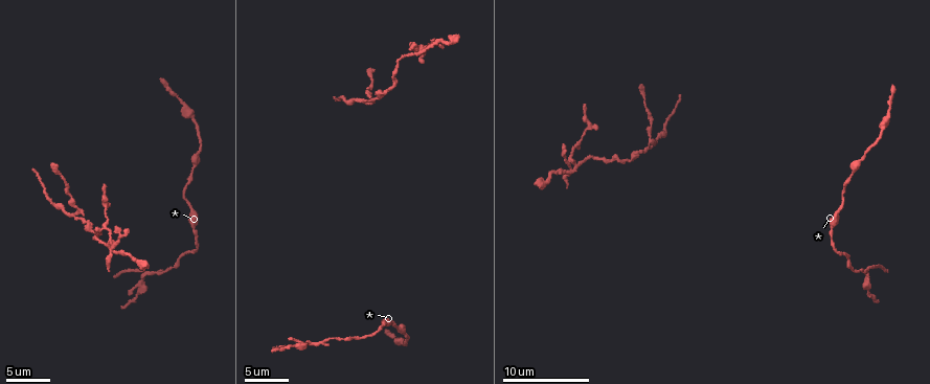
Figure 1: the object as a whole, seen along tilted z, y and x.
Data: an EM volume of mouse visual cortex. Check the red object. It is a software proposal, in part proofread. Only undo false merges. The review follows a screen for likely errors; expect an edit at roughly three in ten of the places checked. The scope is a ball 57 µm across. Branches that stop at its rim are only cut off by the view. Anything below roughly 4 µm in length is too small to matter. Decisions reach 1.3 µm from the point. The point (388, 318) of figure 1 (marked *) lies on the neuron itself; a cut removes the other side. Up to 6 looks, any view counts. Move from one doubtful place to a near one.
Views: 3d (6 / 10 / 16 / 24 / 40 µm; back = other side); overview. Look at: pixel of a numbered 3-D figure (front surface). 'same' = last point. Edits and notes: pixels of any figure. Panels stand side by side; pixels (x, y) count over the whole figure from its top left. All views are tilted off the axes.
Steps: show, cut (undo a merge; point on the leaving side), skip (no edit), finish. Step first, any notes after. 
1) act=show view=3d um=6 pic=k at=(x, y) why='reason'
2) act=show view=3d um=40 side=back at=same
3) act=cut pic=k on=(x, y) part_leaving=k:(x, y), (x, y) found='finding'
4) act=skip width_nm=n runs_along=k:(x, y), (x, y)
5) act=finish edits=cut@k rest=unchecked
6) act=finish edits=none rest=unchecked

act=show view=3d um=16 pic=1 at=(144, 274) why='two arms in line, one across'

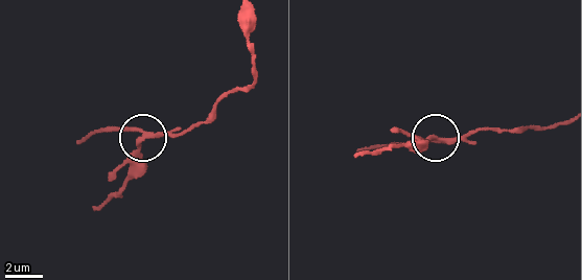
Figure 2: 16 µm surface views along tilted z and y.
act=show view=3d um=16 side=back pic=2 at=(434, 140)

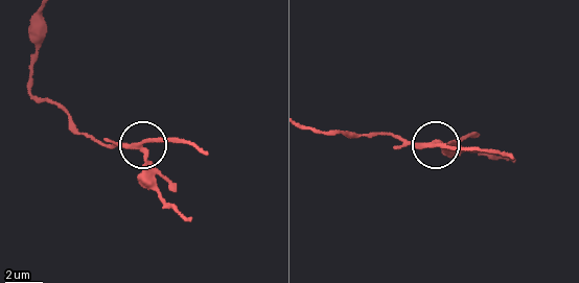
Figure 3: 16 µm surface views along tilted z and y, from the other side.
act=cut pic=3 on=(145, 165) arms=3 part_leaving=3:(130, 148), (144, 156), (149, 187), (191, 221) found='a second neuron is stuck on'

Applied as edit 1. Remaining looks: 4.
act=show view=overview

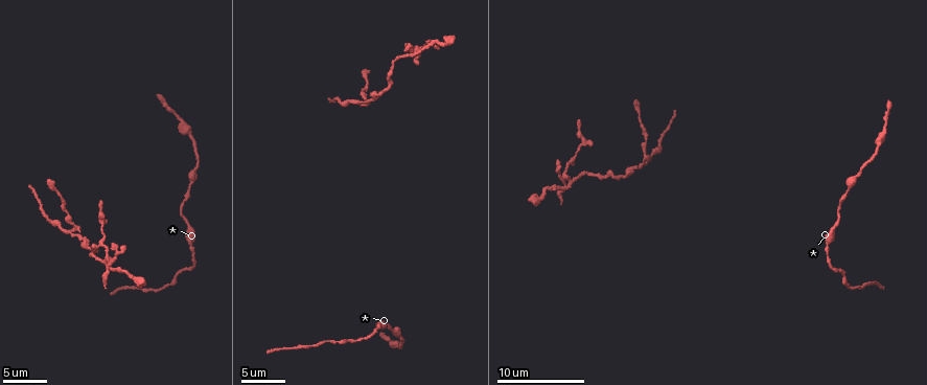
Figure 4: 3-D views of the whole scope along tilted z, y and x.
act=show view=3d um=6 pic=4 at=(646, 158)

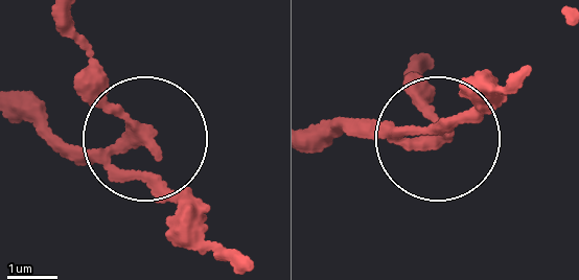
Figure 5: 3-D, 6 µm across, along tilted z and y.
act=cut pic=5 on=(88, 79) width_nm=200 part_leaving=5:(137, 127), (70, 9) found='two neurons meet here'

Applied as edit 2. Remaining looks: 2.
act=show view=overview why='see it whole again'

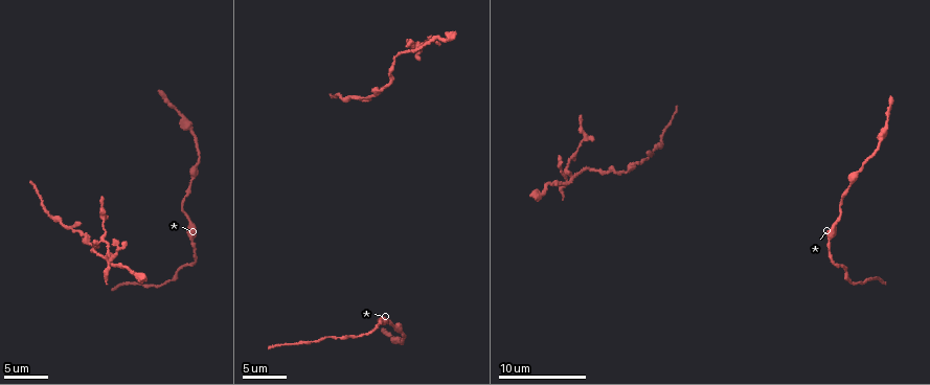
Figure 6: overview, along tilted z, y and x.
act=show view=3d um=6 pic=6 at=(565, 177)

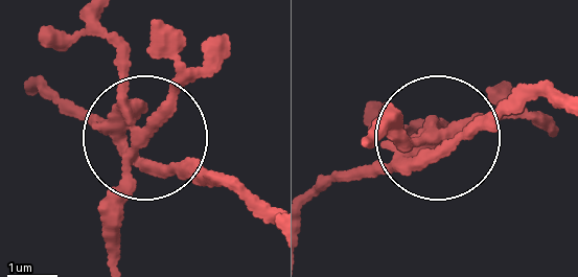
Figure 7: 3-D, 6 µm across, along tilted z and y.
act=cut pic=7 on=(177, 82) width_nm=250 part_leaving=7:(128, 109), (102, 19) found='two neurons meet here'

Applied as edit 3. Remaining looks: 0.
act=finish edits=cut@3,cut@5,cut@7 rest=unchecked

